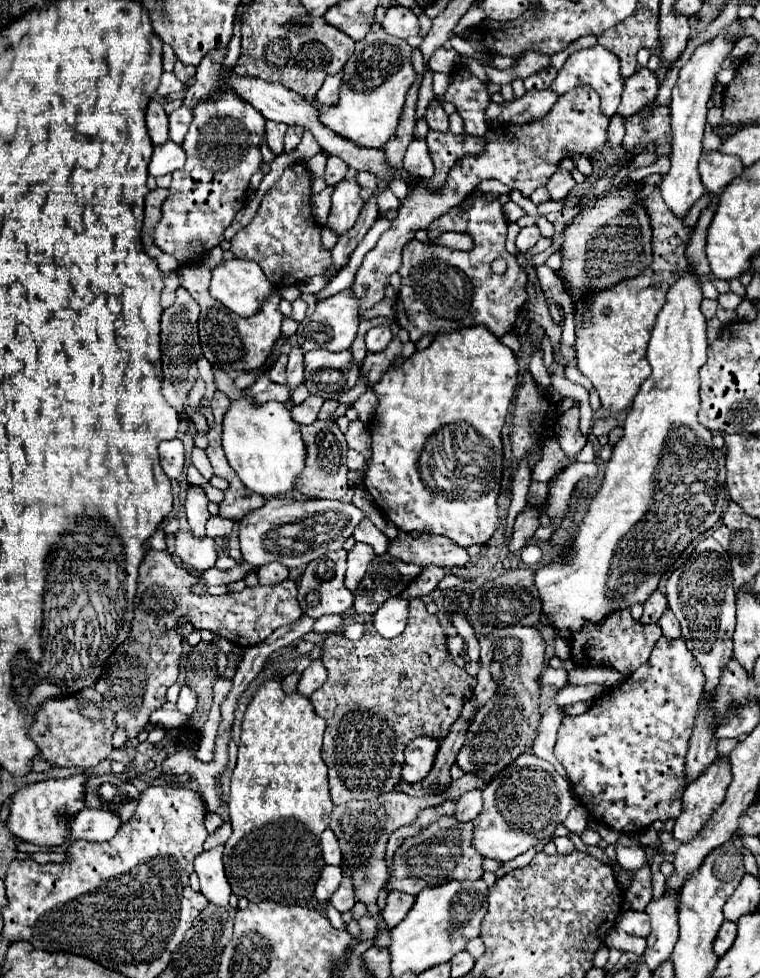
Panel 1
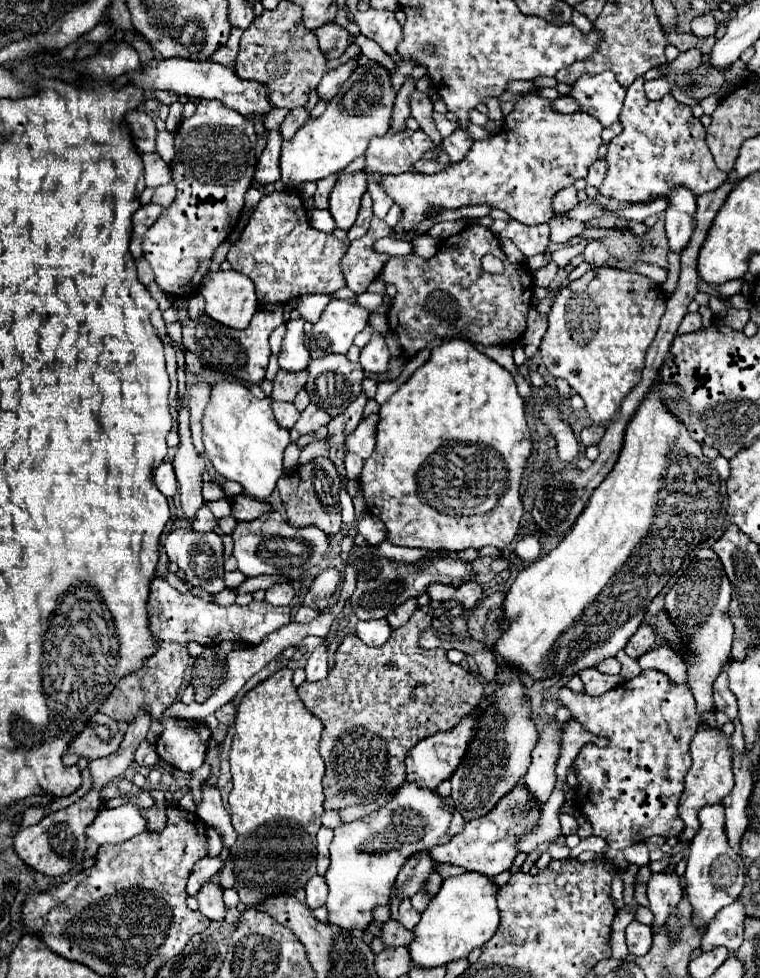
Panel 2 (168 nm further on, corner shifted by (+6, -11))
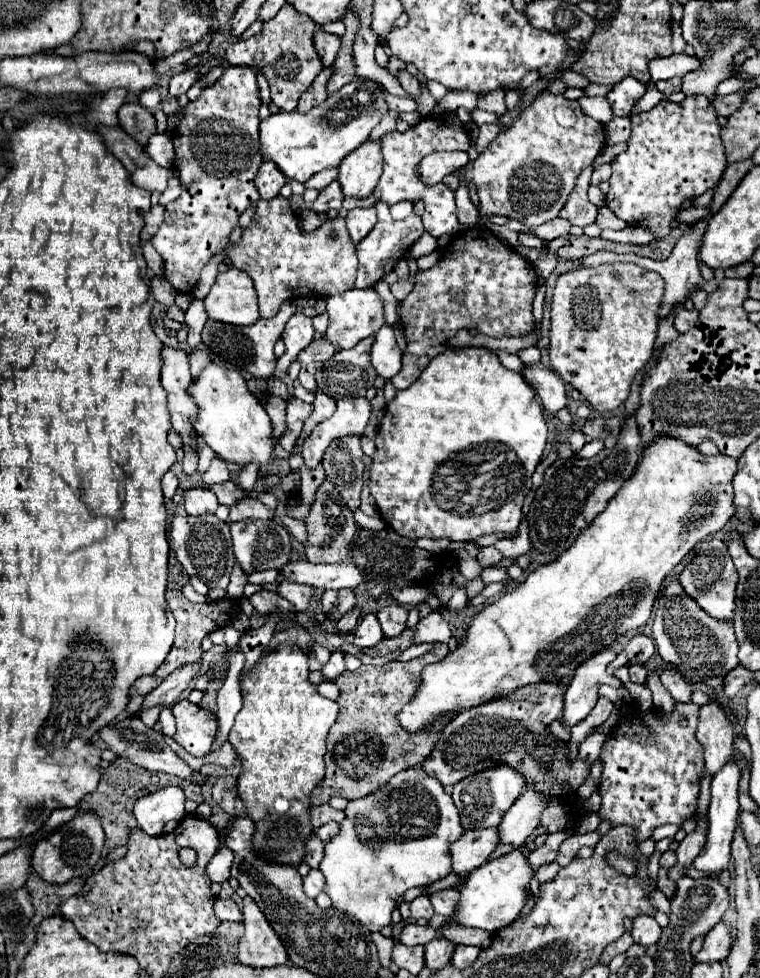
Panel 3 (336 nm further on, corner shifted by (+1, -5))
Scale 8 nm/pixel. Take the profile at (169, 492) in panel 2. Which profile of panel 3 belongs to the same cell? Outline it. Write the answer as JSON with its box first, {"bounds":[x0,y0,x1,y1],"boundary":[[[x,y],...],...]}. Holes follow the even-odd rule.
{"bounds":[162,470,178,498],"boundary":[[[168,470],[164,474],[164,478],[162,478],[162,492],[164,492],[164,496],[166,498],[172,498],[174,492],[176,492],[176,486],[178,486],[178,478],[174,476],[172,470]]]}

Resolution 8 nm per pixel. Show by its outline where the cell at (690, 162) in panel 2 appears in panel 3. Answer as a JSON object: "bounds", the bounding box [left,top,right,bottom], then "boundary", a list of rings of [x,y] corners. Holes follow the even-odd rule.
{"bounds":[606,96,726,238],"boundary":[[[686,96],[678,104],[662,100],[648,112],[630,114],[632,136],[628,148],[612,162],[606,206],[626,224],[648,226],[656,238],[664,238],[676,226],[672,220],[682,202],[712,190],[726,170],[716,116],[706,96]]]}

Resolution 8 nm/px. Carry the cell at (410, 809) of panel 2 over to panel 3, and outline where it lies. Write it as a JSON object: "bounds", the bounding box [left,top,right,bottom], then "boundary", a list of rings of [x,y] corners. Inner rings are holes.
{"bounds":[320,766,464,932],"boundary":[[[420,766],[396,774],[394,778],[390,778],[390,782],[388,782],[384,788],[376,790],[374,794],[368,794],[368,796],[358,798],[358,800],[350,800],[344,812],[346,812],[346,818],[344,818],[344,822],[340,824],[340,832],[338,832],[338,836],[336,836],[334,840],[330,840],[330,842],[326,844],[326,848],[324,848],[324,858],[322,858],[322,862],[320,862],[320,870],[322,870],[322,874],[326,876],[324,892],[328,894],[328,884],[378,884],[380,888],[384,888],[384,890],[344,890],[344,914],[354,916],[354,918],[360,920],[370,932],[376,932],[376,930],[380,930],[382,926],[388,926],[388,924],[390,924],[390,914],[392,914],[392,910],[394,910],[394,906],[396,906],[396,900],[398,900],[408,888],[426,886],[426,884],[430,884],[430,882],[436,882],[436,880],[444,878],[444,876],[450,872],[450,866],[452,866],[450,846],[464,834],[464,828],[462,828],[462,824],[460,824],[460,814],[458,814],[458,810],[456,810],[456,806],[454,806],[454,802],[452,802],[452,796],[446,794],[446,792],[444,792],[444,786],[442,786],[436,778],[428,776]]]}

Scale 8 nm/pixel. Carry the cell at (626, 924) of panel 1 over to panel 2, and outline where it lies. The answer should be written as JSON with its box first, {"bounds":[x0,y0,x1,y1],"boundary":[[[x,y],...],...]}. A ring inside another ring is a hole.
{"bounds":[625,920,651,956],"boundary":[[[633,920],[627,930],[625,930],[625,936],[627,936],[627,946],[629,946],[629,952],[633,956],[645,956],[651,948],[651,928]]]}

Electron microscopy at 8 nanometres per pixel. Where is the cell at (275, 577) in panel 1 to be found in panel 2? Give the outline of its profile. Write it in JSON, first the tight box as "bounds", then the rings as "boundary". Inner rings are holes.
{"bounds":[265,584,295,606],"boundary":[[[275,584],[267,590],[265,600],[273,606],[289,606],[293,596],[295,596],[295,590],[291,584]]]}

